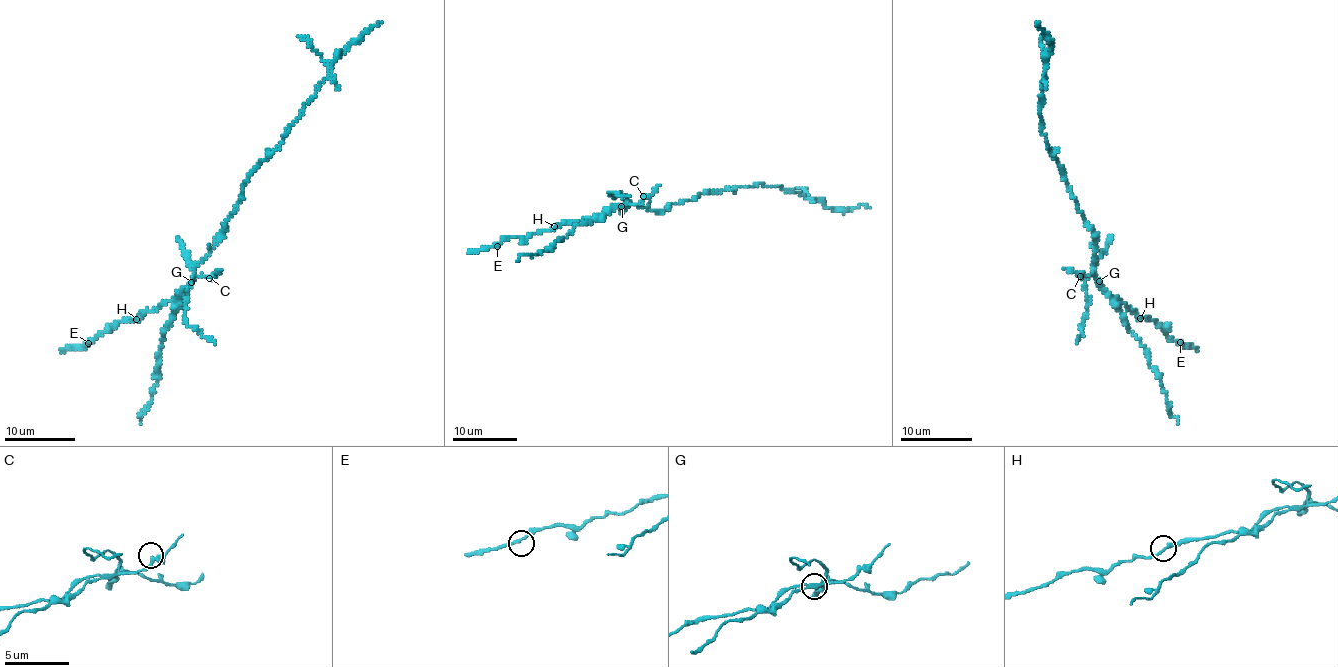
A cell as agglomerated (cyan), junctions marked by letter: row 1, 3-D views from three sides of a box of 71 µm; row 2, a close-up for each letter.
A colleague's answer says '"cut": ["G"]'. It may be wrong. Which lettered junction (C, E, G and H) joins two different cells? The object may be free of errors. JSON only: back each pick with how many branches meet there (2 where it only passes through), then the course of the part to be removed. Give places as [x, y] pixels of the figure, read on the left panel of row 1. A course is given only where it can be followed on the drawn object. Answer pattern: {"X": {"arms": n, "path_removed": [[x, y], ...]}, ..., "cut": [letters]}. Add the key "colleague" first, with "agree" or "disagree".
{"colleague": "agree", "G": {"arms": 3, "path_removed": [[192, 283], [194, 267], [223, 231], [244, 182], [278, 149], [333, 62], [381, 23]]}, "cut": ["G"]}

